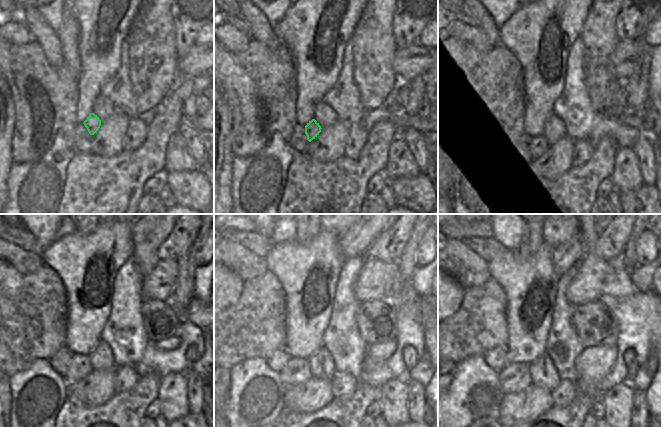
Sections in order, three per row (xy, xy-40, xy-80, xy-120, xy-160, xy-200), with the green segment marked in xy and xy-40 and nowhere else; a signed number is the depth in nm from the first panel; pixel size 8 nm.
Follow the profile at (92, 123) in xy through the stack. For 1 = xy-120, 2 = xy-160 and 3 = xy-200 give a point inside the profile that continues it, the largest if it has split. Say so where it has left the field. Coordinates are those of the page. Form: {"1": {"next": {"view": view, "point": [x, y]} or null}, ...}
{"1": {"next": {"view": "xy-120", "point": [79, 367]}}, "2": {"next": {"view": "xy-160", "point": [297, 370]}}, "3": {"next": {"view": "xy-200", "point": [514, 377]}}}

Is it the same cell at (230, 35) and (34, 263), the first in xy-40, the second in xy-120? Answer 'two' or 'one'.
two

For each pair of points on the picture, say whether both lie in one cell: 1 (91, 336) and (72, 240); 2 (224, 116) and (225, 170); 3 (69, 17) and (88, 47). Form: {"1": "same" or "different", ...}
{"1": "same", "2": "same", "3": "different"}

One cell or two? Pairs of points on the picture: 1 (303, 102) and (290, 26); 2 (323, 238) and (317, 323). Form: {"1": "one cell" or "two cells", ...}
{"1": "one cell", "2": "one cell"}

